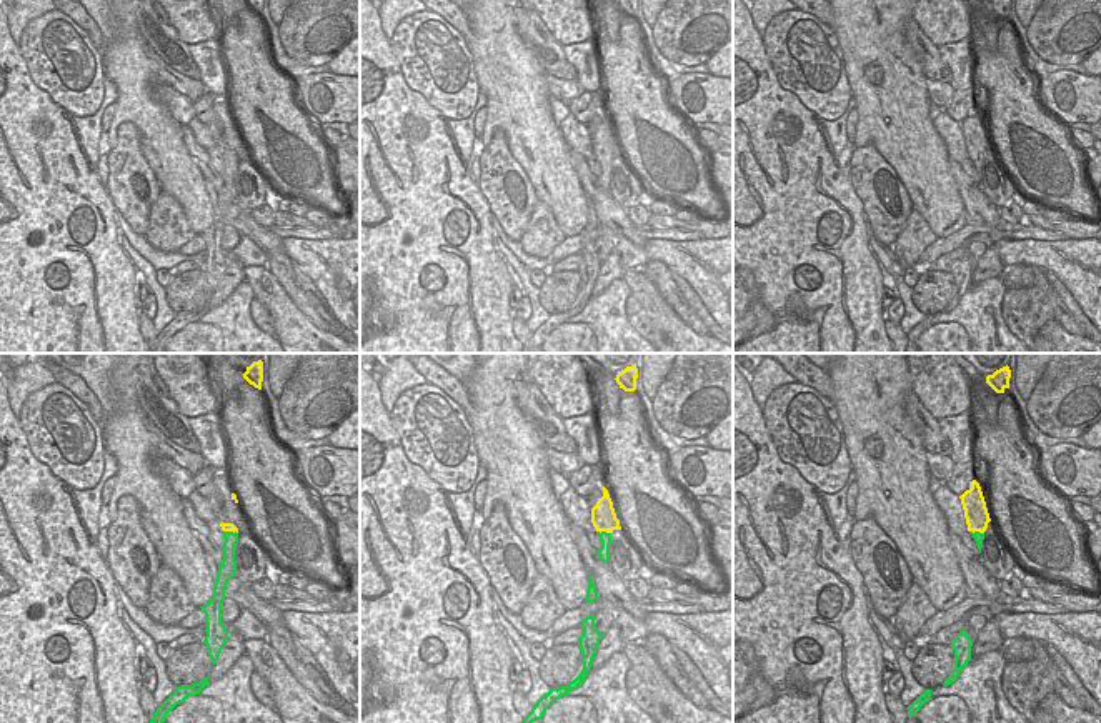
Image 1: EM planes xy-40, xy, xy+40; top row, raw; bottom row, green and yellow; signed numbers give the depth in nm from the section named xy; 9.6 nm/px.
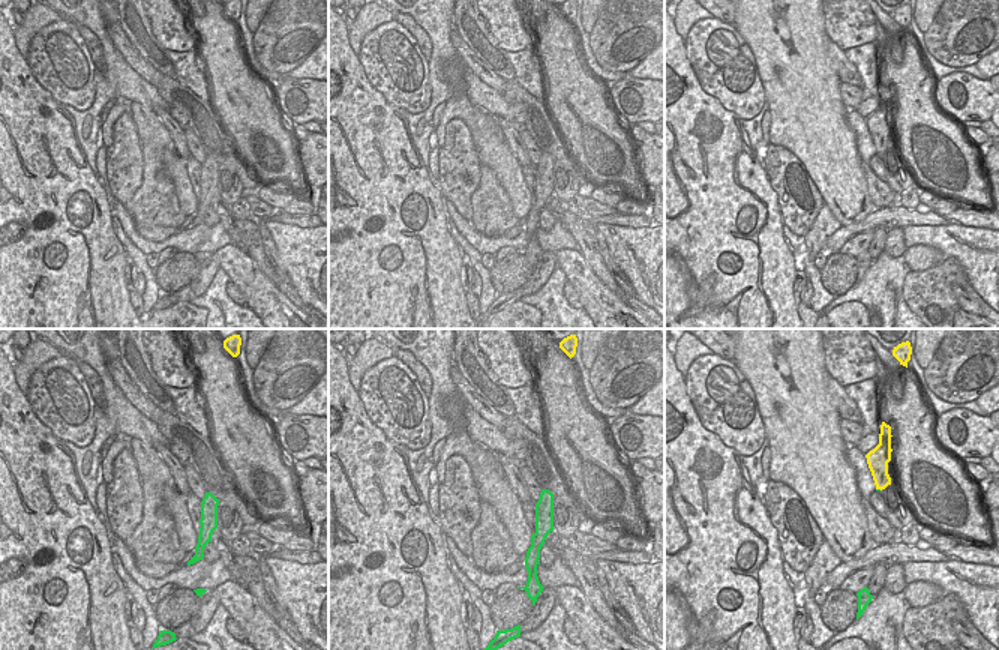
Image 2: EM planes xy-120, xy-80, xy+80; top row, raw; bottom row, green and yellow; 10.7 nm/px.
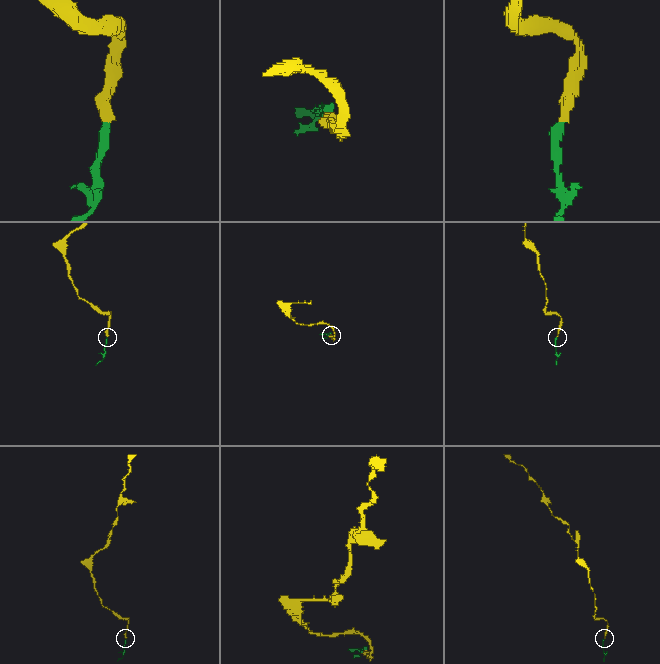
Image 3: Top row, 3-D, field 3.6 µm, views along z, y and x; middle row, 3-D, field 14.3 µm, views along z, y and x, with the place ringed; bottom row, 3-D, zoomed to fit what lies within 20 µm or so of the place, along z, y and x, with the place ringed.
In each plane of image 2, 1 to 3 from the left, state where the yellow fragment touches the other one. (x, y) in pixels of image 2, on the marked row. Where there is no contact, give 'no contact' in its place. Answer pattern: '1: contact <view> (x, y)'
1: no contact
2: no contact
3: contact xy+80 (879, 490)

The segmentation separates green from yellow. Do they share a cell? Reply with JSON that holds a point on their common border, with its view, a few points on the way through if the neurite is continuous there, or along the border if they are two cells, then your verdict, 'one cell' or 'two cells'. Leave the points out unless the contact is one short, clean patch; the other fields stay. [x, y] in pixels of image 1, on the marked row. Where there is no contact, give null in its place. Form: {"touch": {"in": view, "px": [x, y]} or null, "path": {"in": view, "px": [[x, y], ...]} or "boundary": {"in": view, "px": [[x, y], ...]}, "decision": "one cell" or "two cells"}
{"touch": {"in": "xy", "px": [603, 532]}, "boundary": {"in": "xy", "px": [[597, 530], [610, 533]]}, "decision": "two cells"}

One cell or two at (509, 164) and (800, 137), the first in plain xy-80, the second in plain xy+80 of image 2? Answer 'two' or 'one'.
one

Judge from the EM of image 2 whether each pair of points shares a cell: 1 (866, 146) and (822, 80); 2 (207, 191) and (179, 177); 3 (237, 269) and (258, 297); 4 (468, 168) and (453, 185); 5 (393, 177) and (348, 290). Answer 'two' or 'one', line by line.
1: two
2: two
3: one
4: one
5: one

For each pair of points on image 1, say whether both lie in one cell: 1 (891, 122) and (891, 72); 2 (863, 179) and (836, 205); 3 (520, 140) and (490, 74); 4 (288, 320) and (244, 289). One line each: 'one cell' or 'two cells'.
1: one cell
2: two cells
3: one cell
4: two cells

